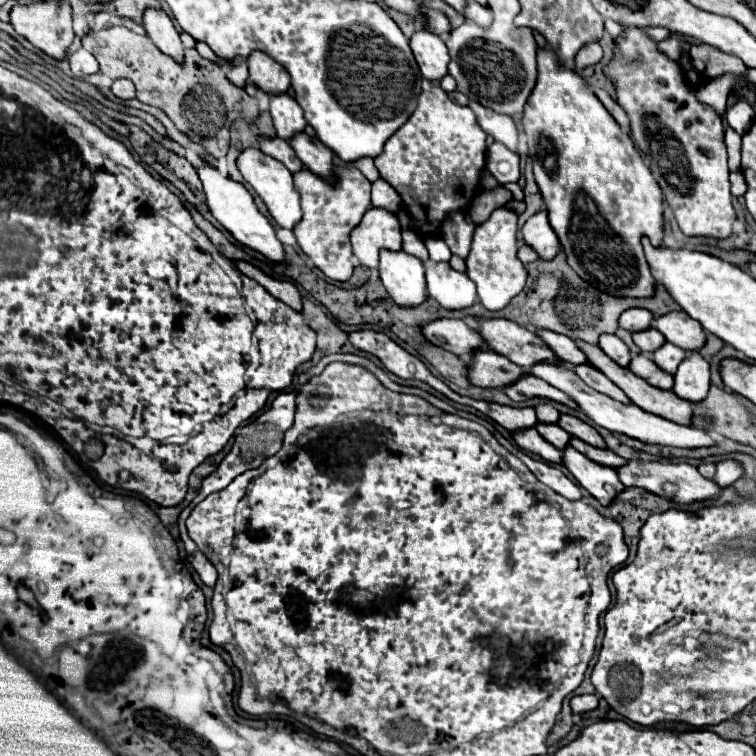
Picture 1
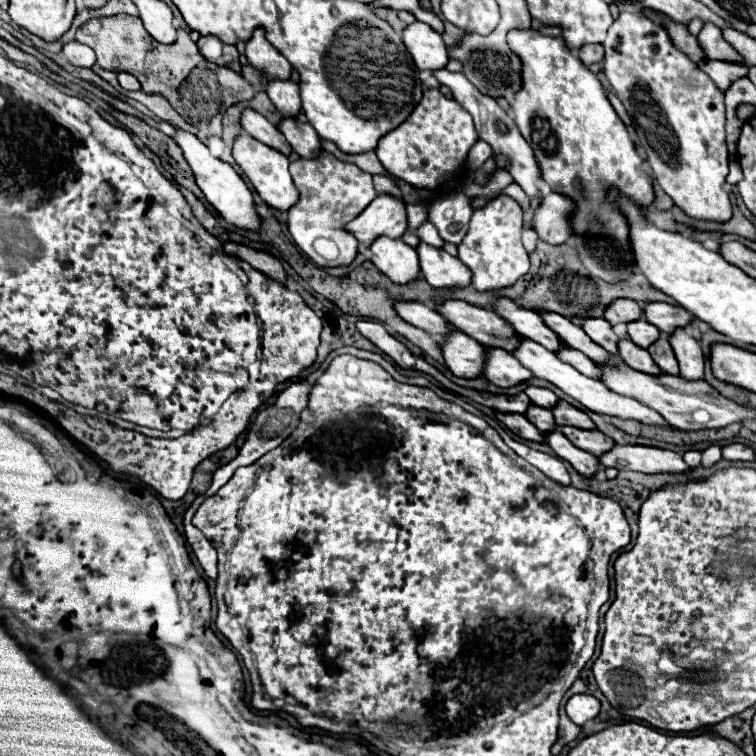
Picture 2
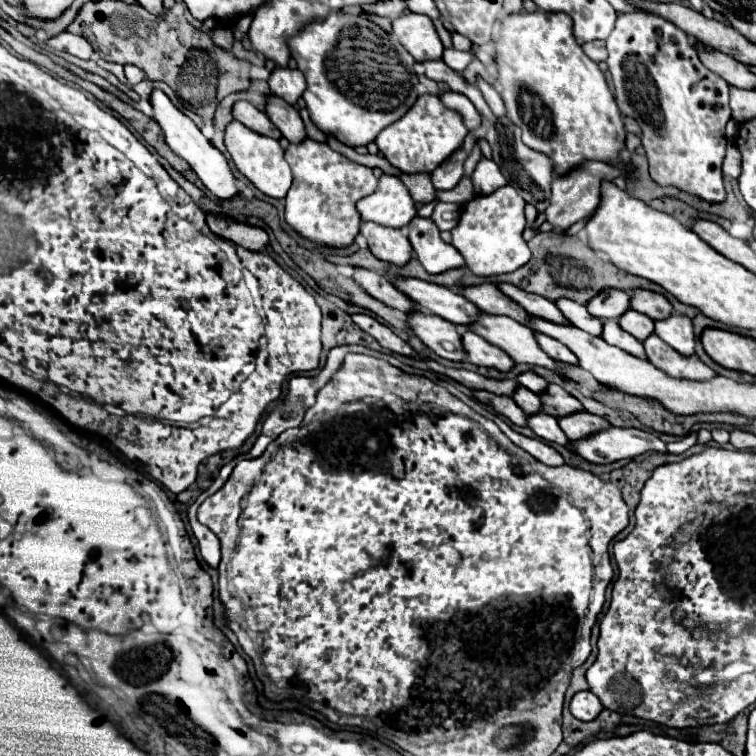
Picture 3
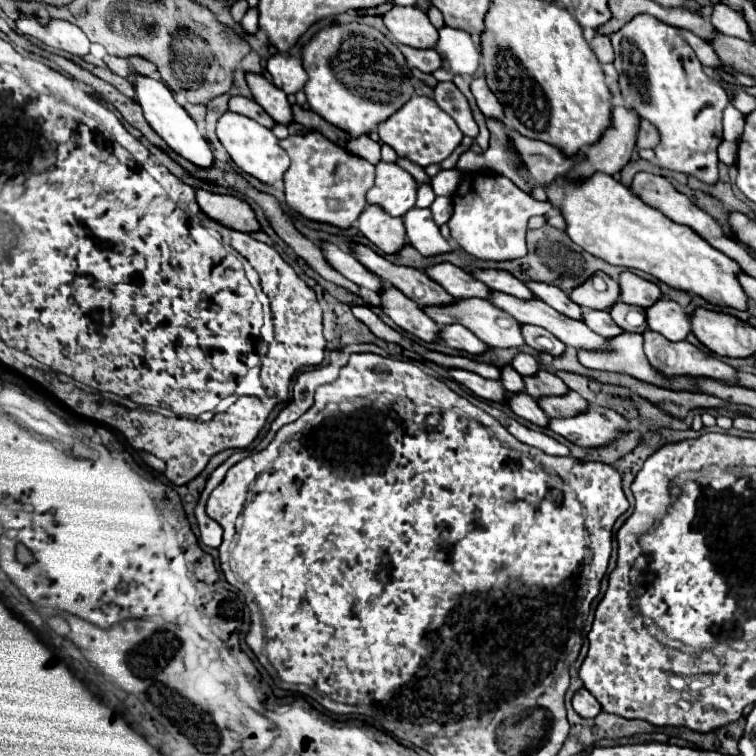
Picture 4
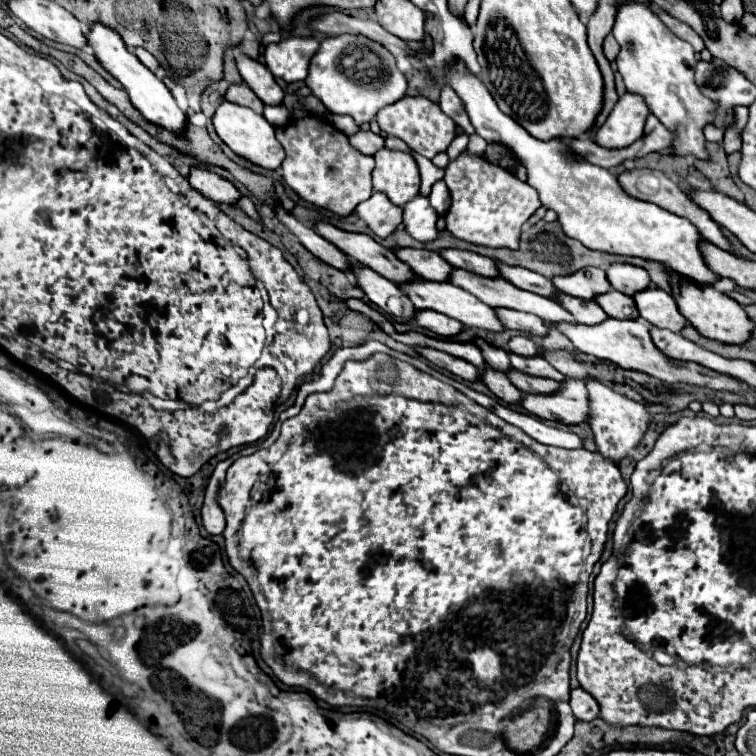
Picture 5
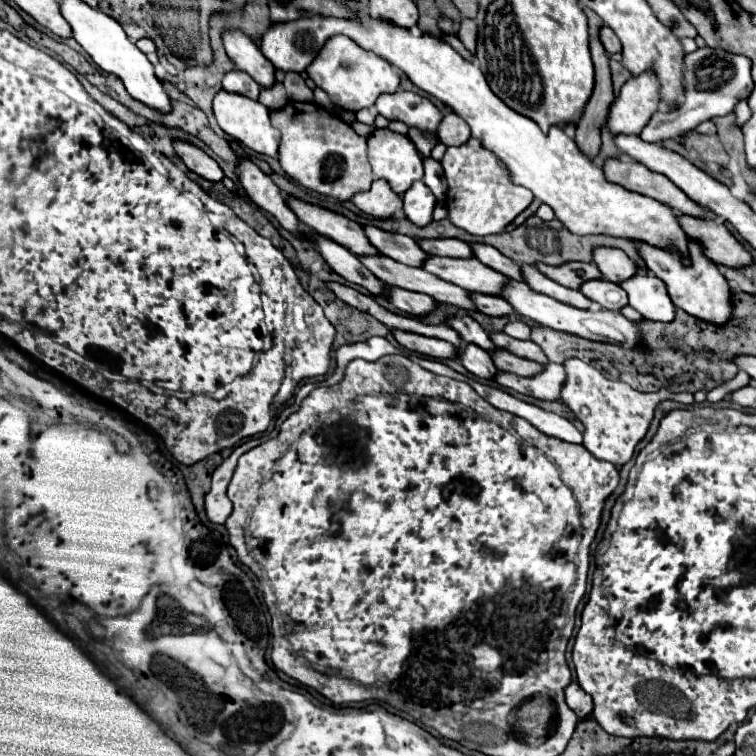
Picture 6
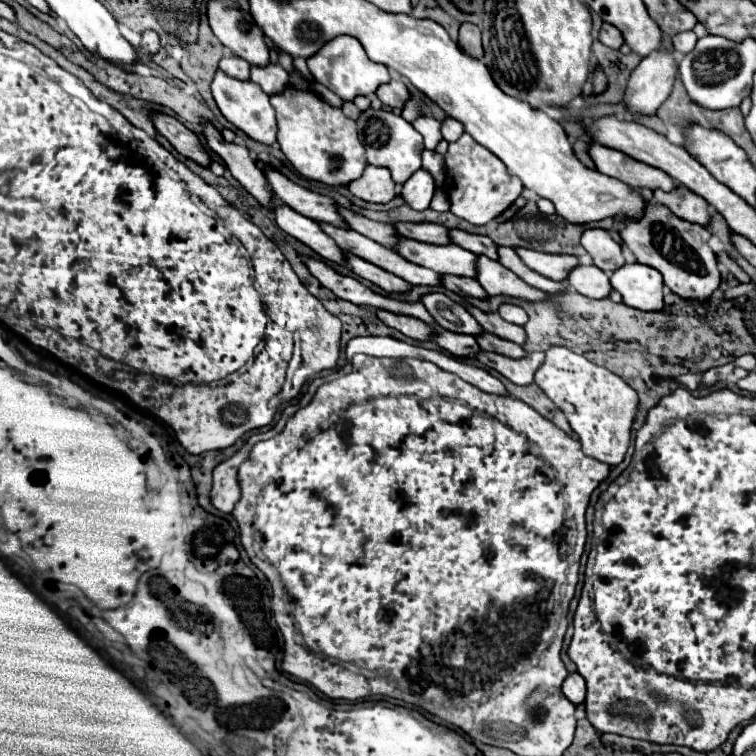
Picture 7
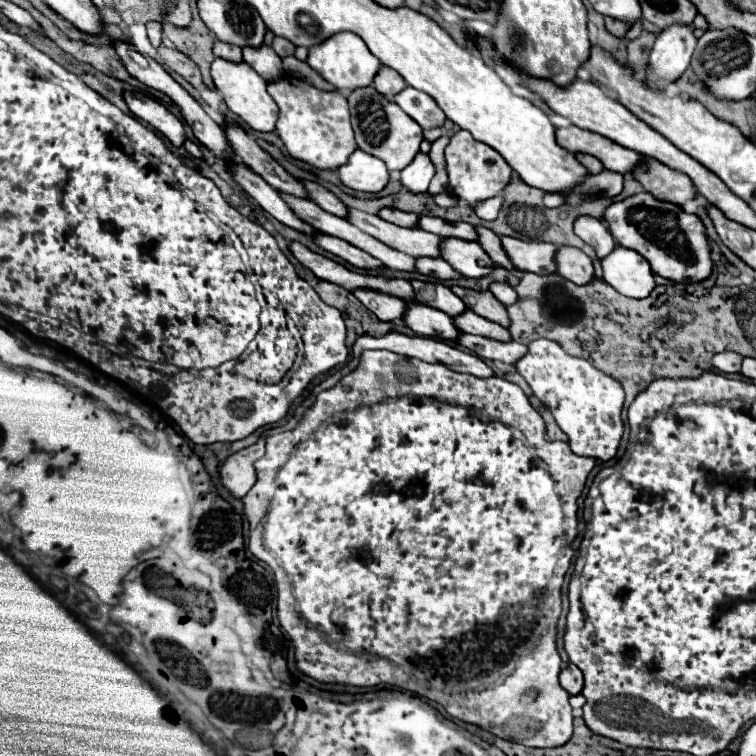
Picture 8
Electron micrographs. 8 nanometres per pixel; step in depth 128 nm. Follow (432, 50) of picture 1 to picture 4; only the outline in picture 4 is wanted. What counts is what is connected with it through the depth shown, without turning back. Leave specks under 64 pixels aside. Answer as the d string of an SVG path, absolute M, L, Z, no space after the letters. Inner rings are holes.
M398 6L384 14L384 24L394 40L410 48L434 48L438 30L416 6Z

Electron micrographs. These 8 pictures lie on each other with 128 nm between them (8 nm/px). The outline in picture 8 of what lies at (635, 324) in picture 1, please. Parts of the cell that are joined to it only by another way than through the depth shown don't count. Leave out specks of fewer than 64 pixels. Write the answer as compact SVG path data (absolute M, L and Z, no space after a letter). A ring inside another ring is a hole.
M502 236L502 246L514 266L522 272L554 274L556 272L556 244L524 242L518 238Z

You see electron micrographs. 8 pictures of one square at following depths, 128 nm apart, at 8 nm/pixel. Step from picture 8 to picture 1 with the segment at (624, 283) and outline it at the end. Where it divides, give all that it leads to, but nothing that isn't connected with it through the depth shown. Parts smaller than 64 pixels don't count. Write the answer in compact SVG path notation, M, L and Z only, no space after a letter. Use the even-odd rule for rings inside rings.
M688 352L686 360L678 366L672 392L692 404L704 400L710 388L710 366L698 352Z

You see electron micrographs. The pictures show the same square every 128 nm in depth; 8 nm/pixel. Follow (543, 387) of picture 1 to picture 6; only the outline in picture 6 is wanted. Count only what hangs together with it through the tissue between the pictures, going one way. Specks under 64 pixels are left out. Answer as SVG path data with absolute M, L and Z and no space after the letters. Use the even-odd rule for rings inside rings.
M388 286L388 298L390 298L390 304L394 304L398 310L412 314L412 316L418 316L418 318L428 316L430 312L436 310L436 302L430 300L430 296L400 290L396 286Z

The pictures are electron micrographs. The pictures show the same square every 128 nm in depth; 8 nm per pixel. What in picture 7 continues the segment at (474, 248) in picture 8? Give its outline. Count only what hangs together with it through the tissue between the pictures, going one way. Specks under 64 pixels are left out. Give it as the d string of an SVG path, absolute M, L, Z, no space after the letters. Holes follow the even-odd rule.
M478 256L478 278L476 280L482 284L482 288L490 296L502 294L502 296L524 300L524 302L540 302L540 300L552 298L546 292L528 286L512 270L504 268L500 262L494 262L486 256Z

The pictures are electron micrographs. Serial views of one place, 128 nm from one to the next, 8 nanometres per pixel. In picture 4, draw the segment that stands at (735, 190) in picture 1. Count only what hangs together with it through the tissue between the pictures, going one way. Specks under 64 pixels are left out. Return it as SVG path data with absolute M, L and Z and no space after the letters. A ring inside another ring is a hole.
M723 140L718 148L718 156L726 166L732 166L736 162L737 151L738 145L736 143Z

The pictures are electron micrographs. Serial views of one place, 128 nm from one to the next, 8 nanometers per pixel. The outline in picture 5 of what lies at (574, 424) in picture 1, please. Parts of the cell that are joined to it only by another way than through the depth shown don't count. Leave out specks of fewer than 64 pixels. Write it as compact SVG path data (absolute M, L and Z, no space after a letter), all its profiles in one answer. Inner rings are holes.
M510 354L510 362L512 362L512 368L516 368L518 372L528 372L528 376L552 378L552 380L556 380L556 382L564 380L564 376L560 376L560 372L558 372L556 368L552 368L542 356L524 358L524 356L514 356L514 354Z

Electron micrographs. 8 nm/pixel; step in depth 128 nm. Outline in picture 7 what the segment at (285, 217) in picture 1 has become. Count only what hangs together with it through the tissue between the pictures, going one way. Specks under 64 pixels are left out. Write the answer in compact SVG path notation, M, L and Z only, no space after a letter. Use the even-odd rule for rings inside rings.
M218 70L214 76L214 82L212 82L212 96L214 96L214 102L216 102L218 110L222 112L222 116L230 124L234 124L238 130L242 130L246 136L250 136L252 140L266 144L266 146L272 146L276 142L278 128L276 128L274 108L270 106L268 94L264 94L258 84L228 78L222 70Z

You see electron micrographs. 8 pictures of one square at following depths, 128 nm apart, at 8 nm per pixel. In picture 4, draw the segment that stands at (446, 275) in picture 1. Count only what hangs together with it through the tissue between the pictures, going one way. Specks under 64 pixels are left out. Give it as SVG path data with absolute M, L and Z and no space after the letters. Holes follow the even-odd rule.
M412 208L410 212L404 214L404 226L406 226L406 236L408 242L426 258L454 252L454 246L450 246L448 240L442 238L440 228L432 220L430 208Z

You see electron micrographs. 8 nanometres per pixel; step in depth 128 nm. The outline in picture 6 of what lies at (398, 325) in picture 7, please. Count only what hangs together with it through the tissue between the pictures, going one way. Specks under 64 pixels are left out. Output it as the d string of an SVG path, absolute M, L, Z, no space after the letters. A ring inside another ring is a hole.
M394 330L394 338L408 350L436 358L436 360L448 360L448 358L456 358L456 348L452 348L452 344L444 342L444 340L436 340L436 338L426 338L426 336L418 336L412 332L402 332L402 330Z

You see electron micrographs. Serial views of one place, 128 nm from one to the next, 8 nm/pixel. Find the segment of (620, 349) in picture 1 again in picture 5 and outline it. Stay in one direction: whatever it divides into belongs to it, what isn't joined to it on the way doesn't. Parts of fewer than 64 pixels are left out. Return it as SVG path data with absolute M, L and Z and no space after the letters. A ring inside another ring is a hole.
M496 262L496 266L498 266L500 274L502 274L508 282L512 282L514 286L556 300L558 290L556 290L556 286L554 286L548 278L544 278L544 276L540 276L540 274L534 274L534 272L530 272L530 270L524 270L524 268L510 268L510 266L504 266L504 264L500 264L500 262Z

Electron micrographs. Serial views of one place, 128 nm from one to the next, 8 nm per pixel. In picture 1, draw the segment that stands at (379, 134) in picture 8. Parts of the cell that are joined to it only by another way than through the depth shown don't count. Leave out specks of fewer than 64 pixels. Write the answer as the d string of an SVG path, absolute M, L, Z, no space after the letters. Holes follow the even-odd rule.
M370 208L352 230L352 248L360 266L378 270L380 250L402 250L398 218L382 208Z

